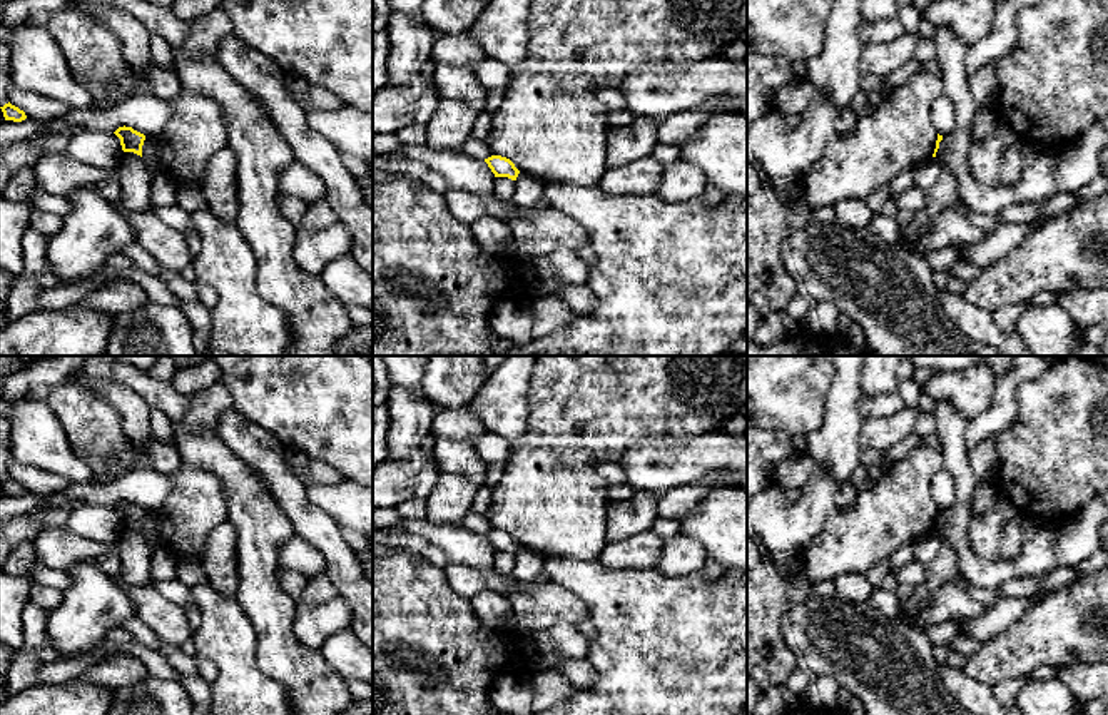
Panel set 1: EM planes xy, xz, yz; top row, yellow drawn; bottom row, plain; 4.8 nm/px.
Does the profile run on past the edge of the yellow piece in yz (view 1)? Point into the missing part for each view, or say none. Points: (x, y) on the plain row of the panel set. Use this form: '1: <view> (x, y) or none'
1: none

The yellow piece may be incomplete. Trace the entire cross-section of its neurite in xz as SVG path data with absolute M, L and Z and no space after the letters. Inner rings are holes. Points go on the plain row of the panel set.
M491 530L485 533L495 551L508 551L511 555L516 555L520 545L515 541L515 538L501 530Z

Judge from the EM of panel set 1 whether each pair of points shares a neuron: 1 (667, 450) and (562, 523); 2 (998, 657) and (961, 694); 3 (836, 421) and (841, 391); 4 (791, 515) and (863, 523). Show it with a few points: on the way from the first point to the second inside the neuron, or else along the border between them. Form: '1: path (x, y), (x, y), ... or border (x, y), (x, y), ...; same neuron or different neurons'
1: border (649, 438), (642, 438), (629, 446), (615, 461); different neurons
2: border (963, 670), (975, 680), (991, 687); different neurons
3: path (841, 415), (841, 398); same neuron
4: border (836, 507), (804, 552); different neurons

